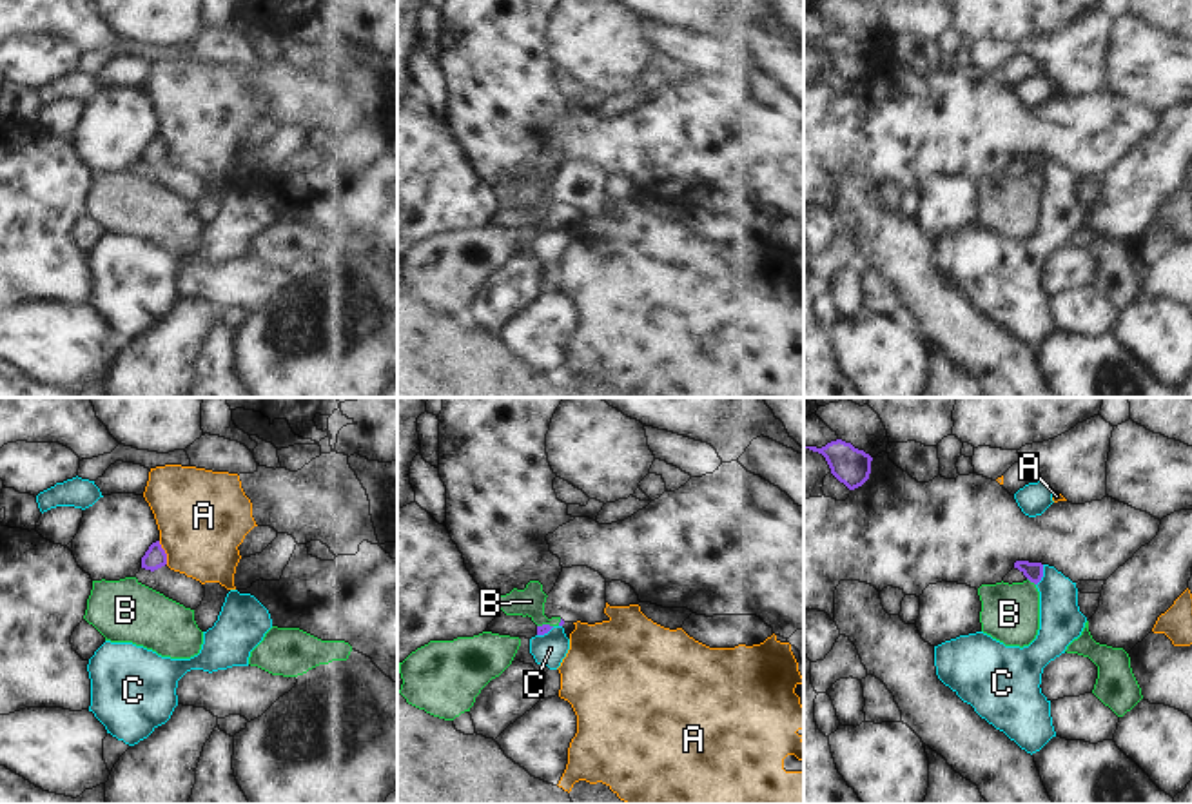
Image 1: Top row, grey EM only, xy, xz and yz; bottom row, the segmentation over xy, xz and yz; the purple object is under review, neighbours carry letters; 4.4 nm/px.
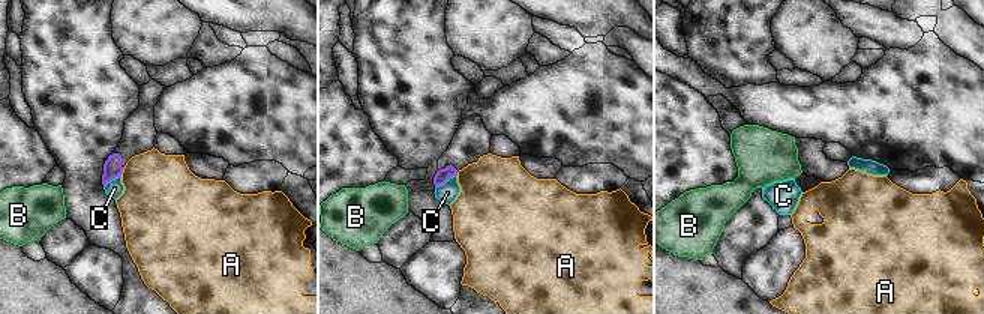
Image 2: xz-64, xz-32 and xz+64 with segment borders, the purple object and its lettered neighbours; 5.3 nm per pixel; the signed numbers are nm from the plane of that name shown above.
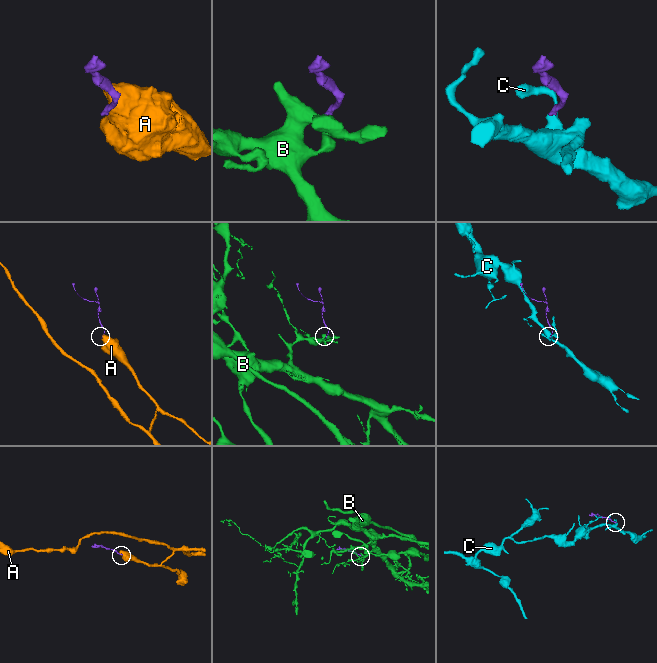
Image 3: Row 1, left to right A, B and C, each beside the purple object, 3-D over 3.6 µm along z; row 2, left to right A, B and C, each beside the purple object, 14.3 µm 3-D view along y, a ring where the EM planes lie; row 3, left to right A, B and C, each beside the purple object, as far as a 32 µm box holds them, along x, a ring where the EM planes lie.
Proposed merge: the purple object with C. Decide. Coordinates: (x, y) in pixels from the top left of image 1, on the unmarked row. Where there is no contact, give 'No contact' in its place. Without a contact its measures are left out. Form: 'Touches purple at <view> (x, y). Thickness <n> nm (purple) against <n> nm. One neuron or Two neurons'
Touches purple at yz (1042, 169). Thickness 80 nm (purple) against 190 nm. Two neurons.

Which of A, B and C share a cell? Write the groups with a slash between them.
A / B / C

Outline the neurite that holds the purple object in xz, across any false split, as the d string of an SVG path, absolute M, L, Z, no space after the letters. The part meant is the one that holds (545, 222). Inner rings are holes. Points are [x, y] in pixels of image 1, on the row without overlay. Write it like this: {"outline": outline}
{"outline": "M530 174L524 183L513 181L510 187L499 189L495 194L499 203L506 209L528 209L537 218L537 229L544 229L553 220L564 218L561 211L548 212L544 209L546 191L542 178L539 174Z"}

